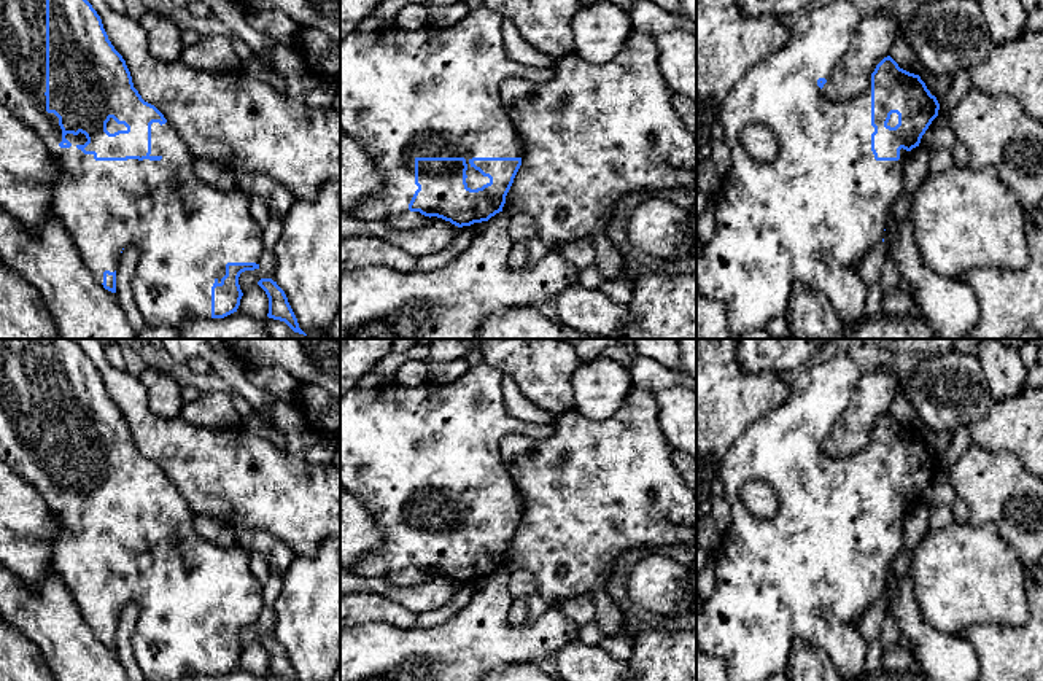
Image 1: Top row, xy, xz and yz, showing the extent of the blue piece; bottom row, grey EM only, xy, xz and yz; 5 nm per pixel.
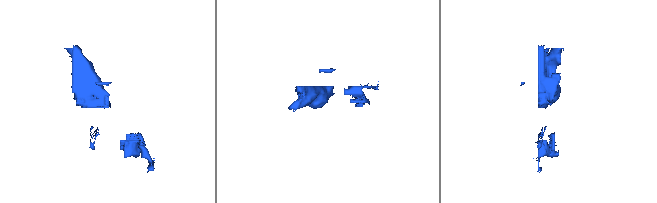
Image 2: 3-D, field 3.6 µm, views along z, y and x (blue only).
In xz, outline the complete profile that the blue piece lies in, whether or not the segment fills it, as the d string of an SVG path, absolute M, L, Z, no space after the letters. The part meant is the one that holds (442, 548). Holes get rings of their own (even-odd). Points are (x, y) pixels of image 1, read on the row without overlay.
M482 363L450 383L401 387L393 380L372 390L355 387L340 398L340 484L363 500L383 535L383 544L356 560L348 570L351 574L386 578L410 566L463 584L502 568L522 522L523 501L499 455L499 441L507 434L547 439L555 433L555 423L523 422L507 411L502 377Z

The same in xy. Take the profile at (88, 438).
M0 339L0 461L38 492L48 511L60 523L62 528L52 543L52 571L62 578L86 624L105 646L116 649L119 614L122 606L132 600L138 605L138 619L130 644L146 681L181 681L189 675L224 675L237 668L243 652L238 633L245 627L259 625L261 613L267 606L264 587L250 570L250 554L238 543L231 547L218 547L196 533L192 511L164 471L145 458L134 444L126 417L108 396L100 372L75 339Z

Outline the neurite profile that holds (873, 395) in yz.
M889 372L862 374L849 404L822 444L822 452L833 458L844 458L865 449L871 430L887 412L898 393L898 376Z

